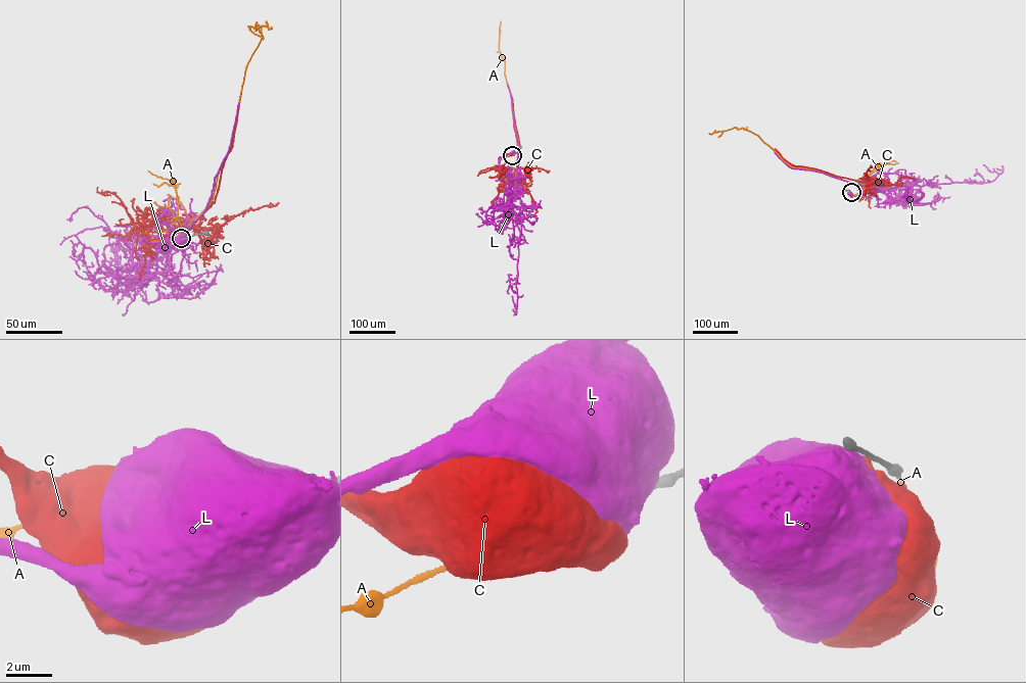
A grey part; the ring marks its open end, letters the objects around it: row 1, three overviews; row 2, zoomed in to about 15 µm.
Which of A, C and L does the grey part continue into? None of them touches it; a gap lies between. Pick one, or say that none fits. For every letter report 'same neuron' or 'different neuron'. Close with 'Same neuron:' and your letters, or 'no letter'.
A: same neuron
C: different neuron
L: different neuron
Same neuron: A

